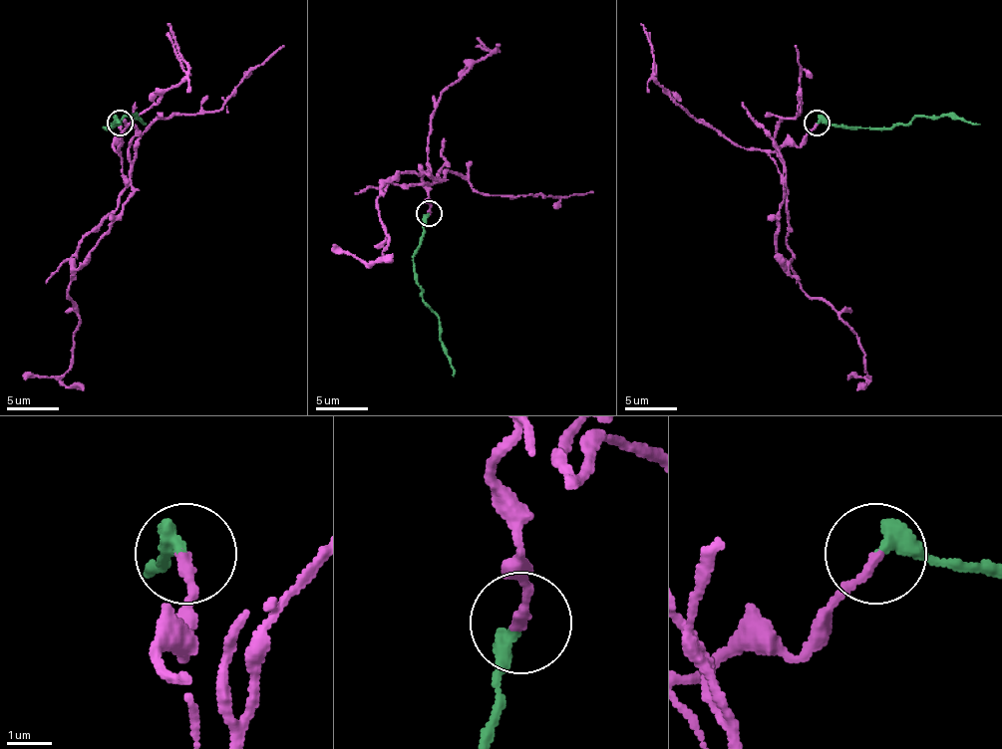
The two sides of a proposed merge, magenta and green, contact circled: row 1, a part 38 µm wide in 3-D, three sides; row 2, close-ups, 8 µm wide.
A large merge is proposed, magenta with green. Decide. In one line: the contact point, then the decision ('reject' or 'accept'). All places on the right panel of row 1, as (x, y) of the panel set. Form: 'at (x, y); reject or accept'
at (817, 123); reject

